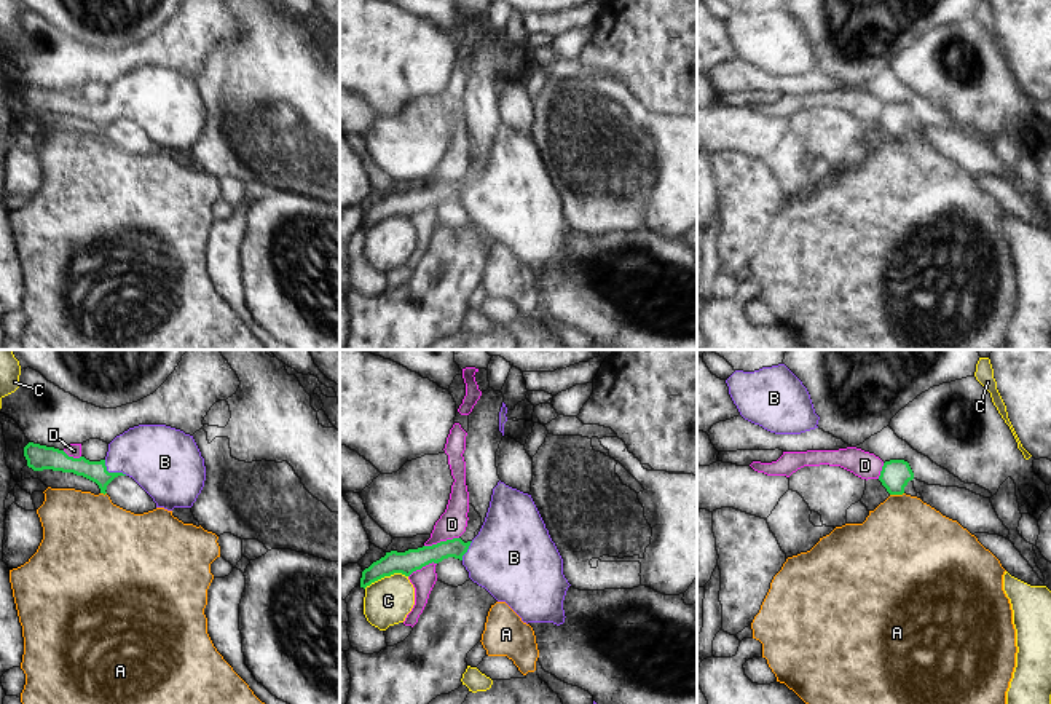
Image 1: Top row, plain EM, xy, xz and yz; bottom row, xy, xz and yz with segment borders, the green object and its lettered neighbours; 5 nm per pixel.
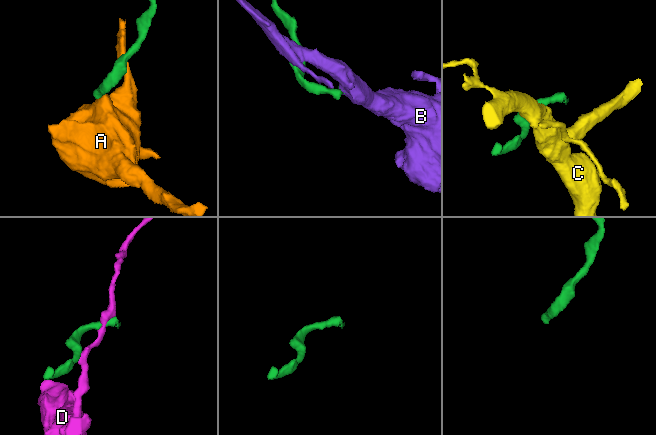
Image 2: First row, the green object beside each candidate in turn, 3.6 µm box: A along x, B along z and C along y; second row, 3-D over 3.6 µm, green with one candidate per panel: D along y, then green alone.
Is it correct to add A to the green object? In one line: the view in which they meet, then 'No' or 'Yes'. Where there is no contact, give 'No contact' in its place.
Touches green in yz. No

